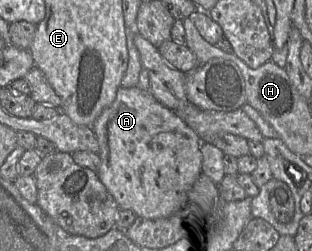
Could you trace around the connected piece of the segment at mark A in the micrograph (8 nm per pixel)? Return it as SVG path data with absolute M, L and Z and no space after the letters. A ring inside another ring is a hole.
M120 86L115 100L94 121L92 130L99 144L97 175L120 210L131 210L137 217L157 219L175 215L183 208L202 173L201 140L173 110L161 104L149 90Z

